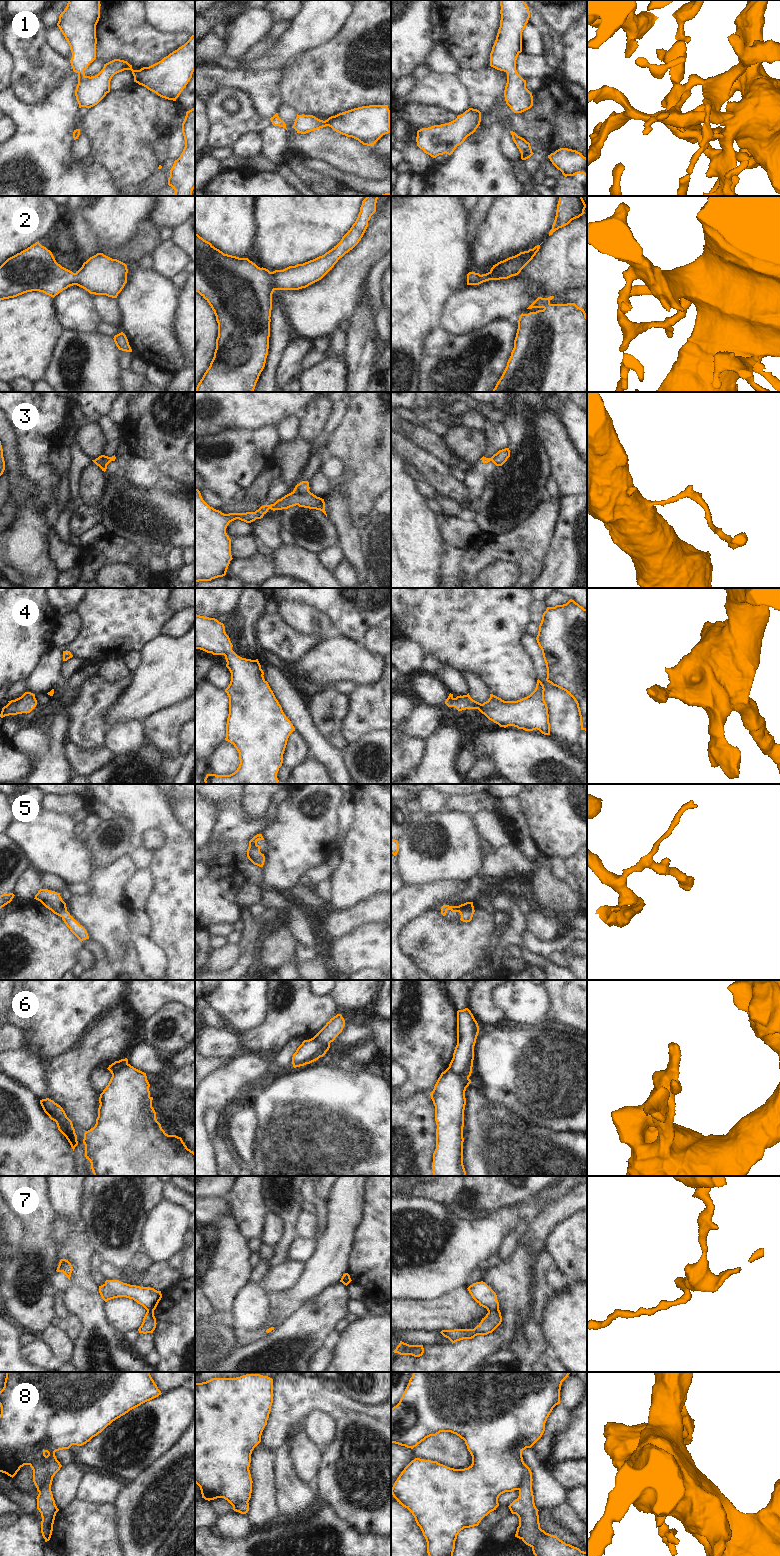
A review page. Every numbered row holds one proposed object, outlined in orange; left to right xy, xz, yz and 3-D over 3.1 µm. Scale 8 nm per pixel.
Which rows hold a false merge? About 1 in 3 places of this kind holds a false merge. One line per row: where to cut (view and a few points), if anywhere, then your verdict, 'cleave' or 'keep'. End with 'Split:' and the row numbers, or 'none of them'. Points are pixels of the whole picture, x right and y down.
1: no cut | keep
2: no cut | keep
3: no cut | keep
4: no cut | keep
5: no cut | keep
6: yz (448, 1067), (460, 1075), (465, 1080), (467, 1086) | cleave
7: yz (498, 1308), (488, 1311) | cleave
8: yz (525, 1464), (521, 1486), (518, 1489) | cleave
Split: 6, 7, 8

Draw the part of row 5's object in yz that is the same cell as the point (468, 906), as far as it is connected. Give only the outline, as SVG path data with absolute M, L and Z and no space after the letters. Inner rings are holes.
M466 902L459 906L443 905L441 907L441 914L445 916L448 910L451 910L452 912L459 912L461 915L460 920L466 923L472 920L475 912L473 902Z

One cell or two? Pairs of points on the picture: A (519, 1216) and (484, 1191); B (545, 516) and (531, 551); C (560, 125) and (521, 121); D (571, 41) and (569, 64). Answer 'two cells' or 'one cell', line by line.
A: two cells
B: one cell
C: one cell
D: one cell

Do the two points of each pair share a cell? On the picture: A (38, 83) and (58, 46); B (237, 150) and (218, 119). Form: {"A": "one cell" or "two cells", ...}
{"A": "two cells", "B": "two cells"}

